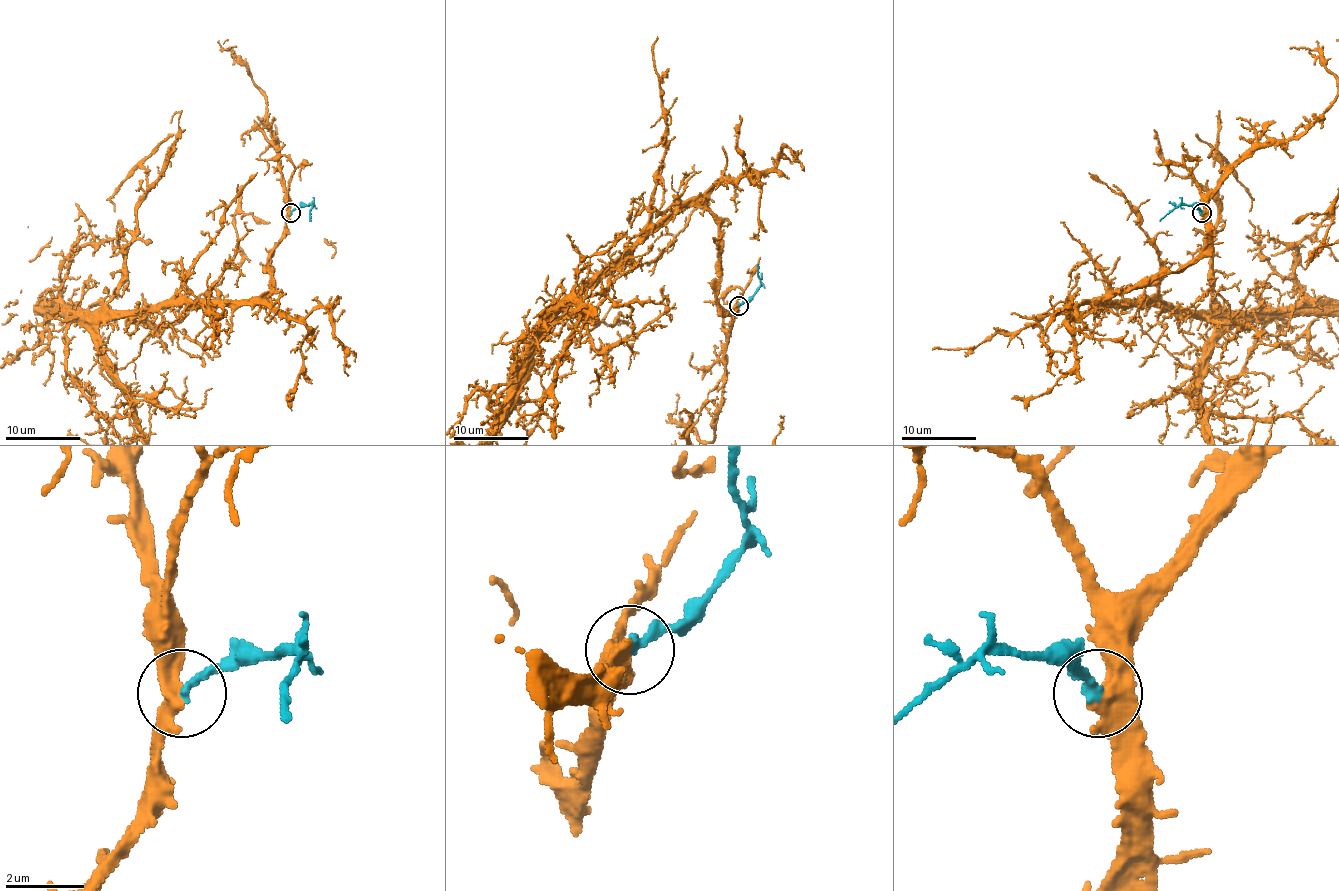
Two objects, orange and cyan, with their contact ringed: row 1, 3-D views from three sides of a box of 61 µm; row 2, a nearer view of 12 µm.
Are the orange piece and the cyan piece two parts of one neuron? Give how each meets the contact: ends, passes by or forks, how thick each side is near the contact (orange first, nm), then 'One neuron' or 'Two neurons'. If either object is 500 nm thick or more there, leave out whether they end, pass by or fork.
At the ring orange passes by. At the ring cyan ends. Thickness 400 nm (orange) against 220 nm. One neuron

